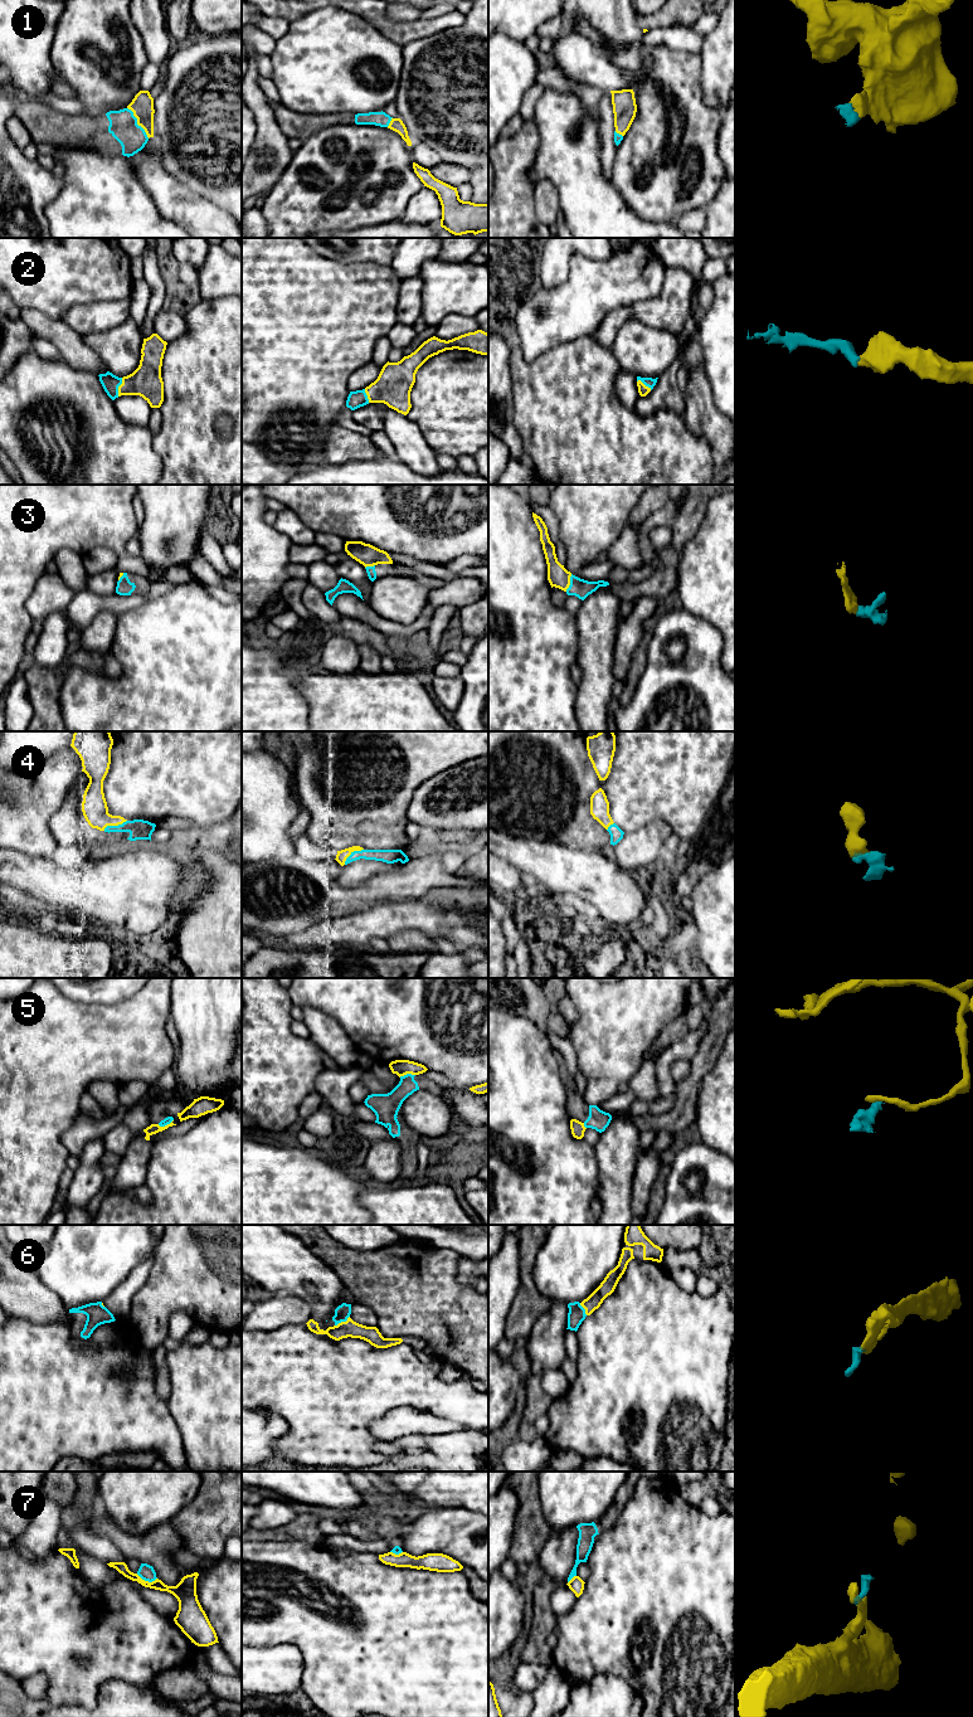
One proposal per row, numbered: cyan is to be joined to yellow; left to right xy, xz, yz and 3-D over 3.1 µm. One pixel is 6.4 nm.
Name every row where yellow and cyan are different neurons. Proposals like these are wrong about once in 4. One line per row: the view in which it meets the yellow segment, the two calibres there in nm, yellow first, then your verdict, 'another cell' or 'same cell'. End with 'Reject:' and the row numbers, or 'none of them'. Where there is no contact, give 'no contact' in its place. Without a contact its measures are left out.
1: meets yellow in xy; 140 nm thick on the yellow side, 180 nm on the other; same cell
2: meets yellow in xy; 200 nm thick on the yellow side, 110 nm on the other; same cell
3: meets yellow in yz; 140 nm thick on the yellow side, 120 nm on the other; same cell
4: meets yellow in xy; 160 nm thick on the yellow side, 130 nm on the other; same cell
5: meets yellow in xz; 100 nm thick on the yellow side, 160 nm on the other; another cell
6: meets yellow in xz; 110 nm thick on the yellow side, 100 nm on the other; same cell
7: meets yellow in xy; 140 nm thick on the yellow side, 100 nm on the other; another cell
Reject: 5, 7

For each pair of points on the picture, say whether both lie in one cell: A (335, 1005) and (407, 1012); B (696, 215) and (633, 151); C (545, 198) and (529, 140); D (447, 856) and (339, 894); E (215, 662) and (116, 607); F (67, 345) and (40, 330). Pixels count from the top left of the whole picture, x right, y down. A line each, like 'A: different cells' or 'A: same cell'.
A: same cell
B: different cells
C: different cells
D: different cells
E: different cells
F: same cell

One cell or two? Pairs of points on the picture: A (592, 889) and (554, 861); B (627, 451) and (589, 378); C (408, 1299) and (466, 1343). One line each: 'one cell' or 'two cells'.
A: one cell
B: one cell
C: one cell

